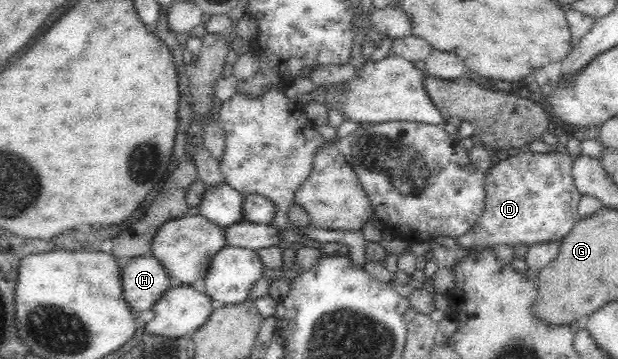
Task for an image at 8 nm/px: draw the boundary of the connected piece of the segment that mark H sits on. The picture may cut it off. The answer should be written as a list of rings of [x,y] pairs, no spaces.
[[[152,253],[132,257],[122,270],[124,296],[136,314],[152,309],[172,287],[170,274]]]

